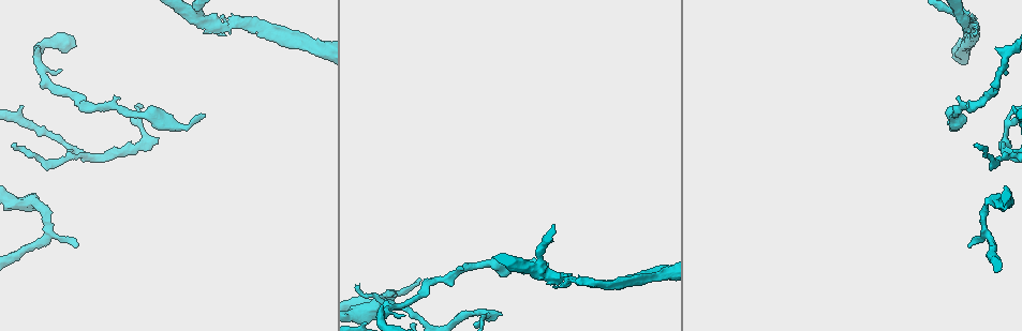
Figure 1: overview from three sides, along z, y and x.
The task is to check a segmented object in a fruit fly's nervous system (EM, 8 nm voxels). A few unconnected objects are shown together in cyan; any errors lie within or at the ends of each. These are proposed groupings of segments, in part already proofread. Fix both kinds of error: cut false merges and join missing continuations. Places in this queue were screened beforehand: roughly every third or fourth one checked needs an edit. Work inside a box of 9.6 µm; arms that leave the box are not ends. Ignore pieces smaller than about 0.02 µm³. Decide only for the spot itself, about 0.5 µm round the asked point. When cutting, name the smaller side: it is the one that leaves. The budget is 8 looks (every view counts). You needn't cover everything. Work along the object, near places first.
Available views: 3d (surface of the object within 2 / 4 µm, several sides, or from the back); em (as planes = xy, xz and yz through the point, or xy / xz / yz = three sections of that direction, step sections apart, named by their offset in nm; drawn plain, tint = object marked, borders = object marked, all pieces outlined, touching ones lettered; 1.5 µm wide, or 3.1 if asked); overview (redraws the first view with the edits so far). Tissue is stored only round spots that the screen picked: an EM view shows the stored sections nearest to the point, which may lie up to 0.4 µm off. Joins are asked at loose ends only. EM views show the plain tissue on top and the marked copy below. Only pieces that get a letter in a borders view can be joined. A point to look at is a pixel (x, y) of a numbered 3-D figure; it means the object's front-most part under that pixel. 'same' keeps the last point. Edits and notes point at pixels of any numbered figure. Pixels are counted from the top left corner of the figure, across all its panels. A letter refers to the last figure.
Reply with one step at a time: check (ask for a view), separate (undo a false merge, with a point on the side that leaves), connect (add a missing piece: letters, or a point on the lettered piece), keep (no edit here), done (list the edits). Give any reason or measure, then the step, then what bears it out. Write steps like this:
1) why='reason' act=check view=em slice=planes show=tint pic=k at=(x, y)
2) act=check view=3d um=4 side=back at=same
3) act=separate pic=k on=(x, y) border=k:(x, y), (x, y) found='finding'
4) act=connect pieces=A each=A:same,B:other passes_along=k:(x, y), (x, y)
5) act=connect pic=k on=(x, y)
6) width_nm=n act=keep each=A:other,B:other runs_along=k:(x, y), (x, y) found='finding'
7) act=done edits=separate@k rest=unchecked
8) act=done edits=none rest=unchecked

why='arms part here' act=check view=3d um=2 pic=1 at=(963, 16)

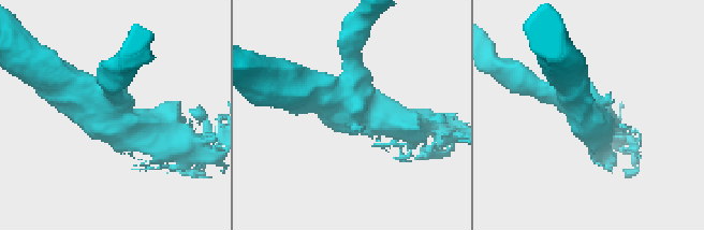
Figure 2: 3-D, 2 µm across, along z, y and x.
arms=3 arm_widths_nm=220,240,320 why='now the EM' act=check view=em slice=planes show=borders pic=2 at=(583, 115)

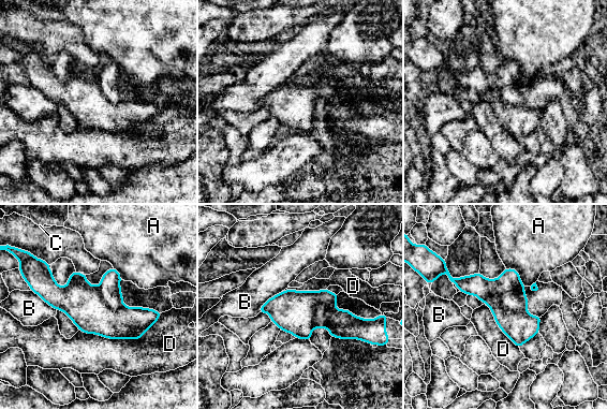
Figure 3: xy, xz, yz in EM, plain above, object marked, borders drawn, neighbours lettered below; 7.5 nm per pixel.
width_nm=340 act=separate pic=3 on=(320, 322) each=A:other,B:other,C:other,D:other part_leaving=3:(456, 280), (503, 287), (524, 308) found='two cells meet here'

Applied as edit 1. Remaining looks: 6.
why='an open end' act=check view=3d um=2 pic=1 at=(204, 114)

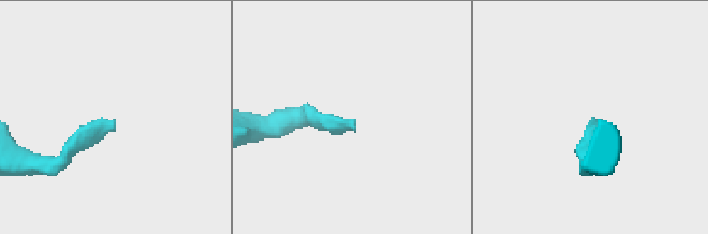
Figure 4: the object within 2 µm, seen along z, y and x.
why='need the tissue' act=check view=em slice=planes show=borders pic=4 at=(114, 124)

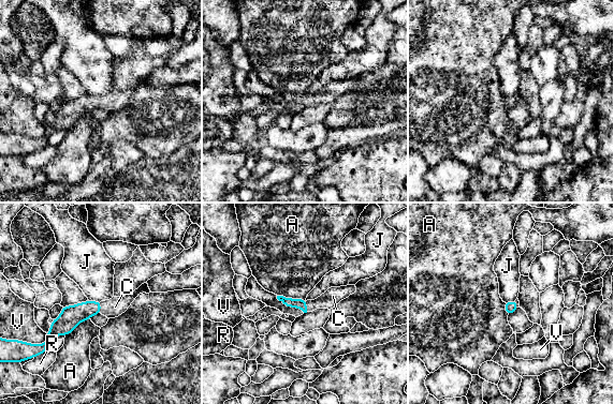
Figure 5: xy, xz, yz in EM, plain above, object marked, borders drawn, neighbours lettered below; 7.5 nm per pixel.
act=connect pieces=C each=A:other,C:same,J:other,R:other,V:other found='the cell continues'

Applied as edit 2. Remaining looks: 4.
why='sharp bend' act=check view=3d um=4 pic=1 at=(982, 230)

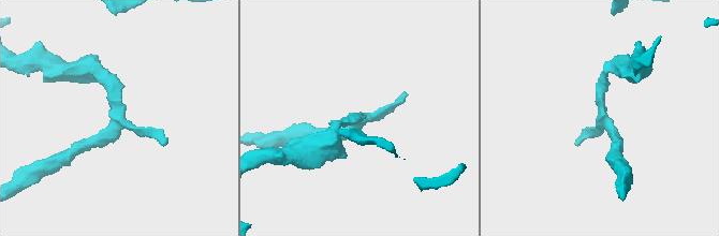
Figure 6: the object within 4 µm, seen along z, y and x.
why='now the EM' act=check view=em slice=planes show=tint pic=6 at=(598, 114)

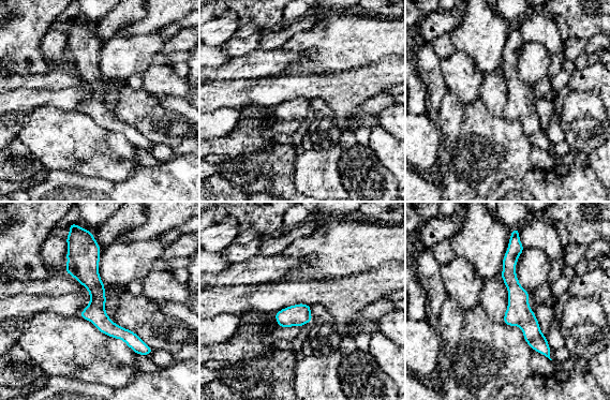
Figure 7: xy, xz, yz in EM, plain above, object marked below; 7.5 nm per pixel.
act=check view=em slice=planes show=borders at=same

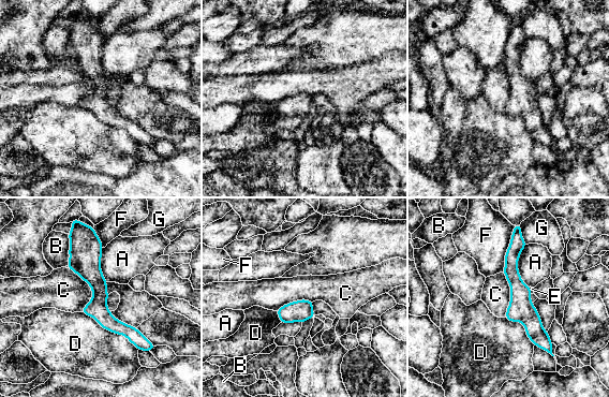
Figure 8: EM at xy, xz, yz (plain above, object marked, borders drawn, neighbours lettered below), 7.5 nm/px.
longest_contact=D:500nm act=keep each=A:other,B:other,C:other,D:other,E:other,F:other,G:other border=8:(68, 267), (91, 291), (82, 311) found='continuous, no second cell'

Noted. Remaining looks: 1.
act=done edits=separate@3,connect@5 rest=unchecked

